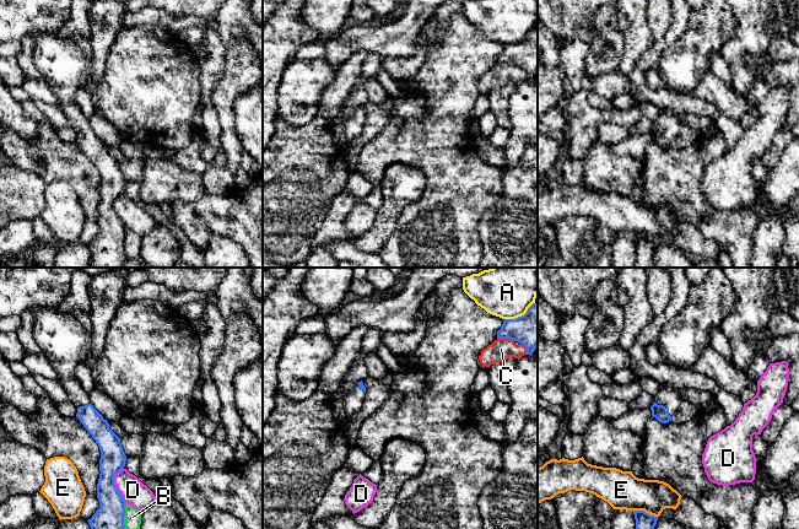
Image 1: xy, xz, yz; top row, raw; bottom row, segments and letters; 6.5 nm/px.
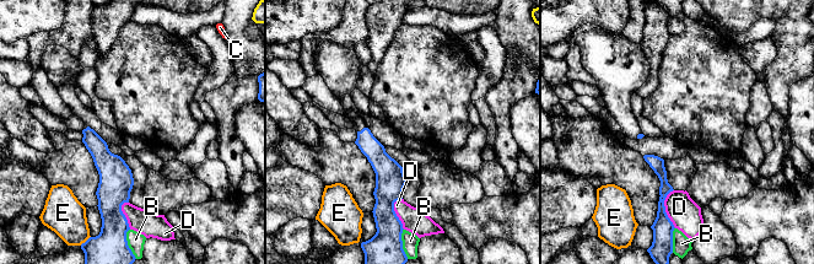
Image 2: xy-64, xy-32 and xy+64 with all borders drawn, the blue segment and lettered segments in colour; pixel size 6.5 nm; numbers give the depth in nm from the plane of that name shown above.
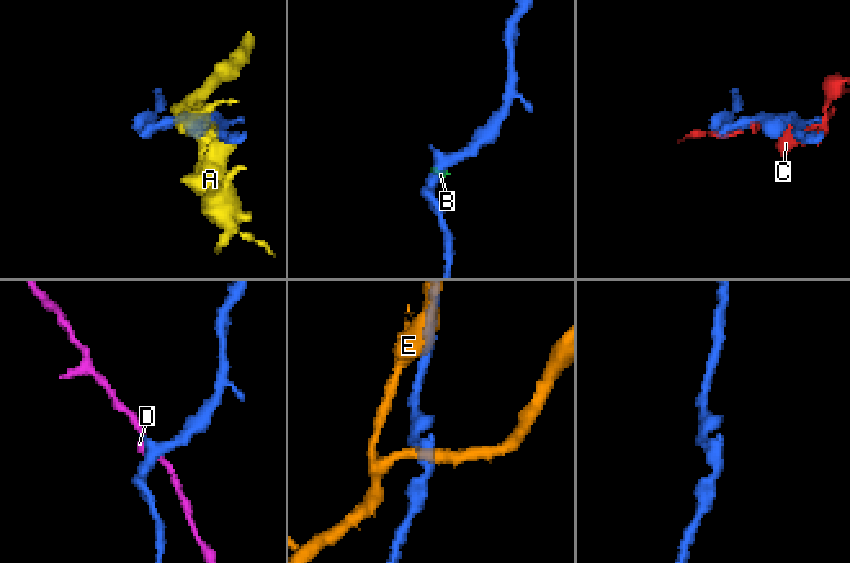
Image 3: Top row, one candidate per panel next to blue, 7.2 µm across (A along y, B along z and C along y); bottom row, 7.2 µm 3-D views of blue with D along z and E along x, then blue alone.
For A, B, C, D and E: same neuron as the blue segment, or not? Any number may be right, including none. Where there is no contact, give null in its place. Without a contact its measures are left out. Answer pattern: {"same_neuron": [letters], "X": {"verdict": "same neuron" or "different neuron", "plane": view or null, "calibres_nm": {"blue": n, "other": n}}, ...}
{"same_neuron": [], "A": {"verdict": "different neuron", "plane": "xz", "calibres_nm": {"blue": 240, "other": 360}}, "B": {"verdict": "different neuron", "plane": "xy", "calibres_nm": {"blue": 180, "other": 110}}, "C": {"verdict": "different neuron", "plane": "xz", "calibres_nm": {"blue": 240, "other": 140}}, "D": {"verdict": "different neuron", "plane": "xy", "calibres_nm": {"blue": 180, "other": 160}}, "E": {"verdict": "different neuron", "plane": "yz", "calibres_nm": {"blue": 110, "other": 240}}}

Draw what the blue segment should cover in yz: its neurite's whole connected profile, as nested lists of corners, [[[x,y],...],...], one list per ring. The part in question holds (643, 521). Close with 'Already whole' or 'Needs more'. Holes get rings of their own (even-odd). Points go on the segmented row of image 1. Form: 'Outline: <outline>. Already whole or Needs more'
Outline: [[[635,511],[636,529],[654,529],[658,517],[650,515],[644,511]]]. Already whole

